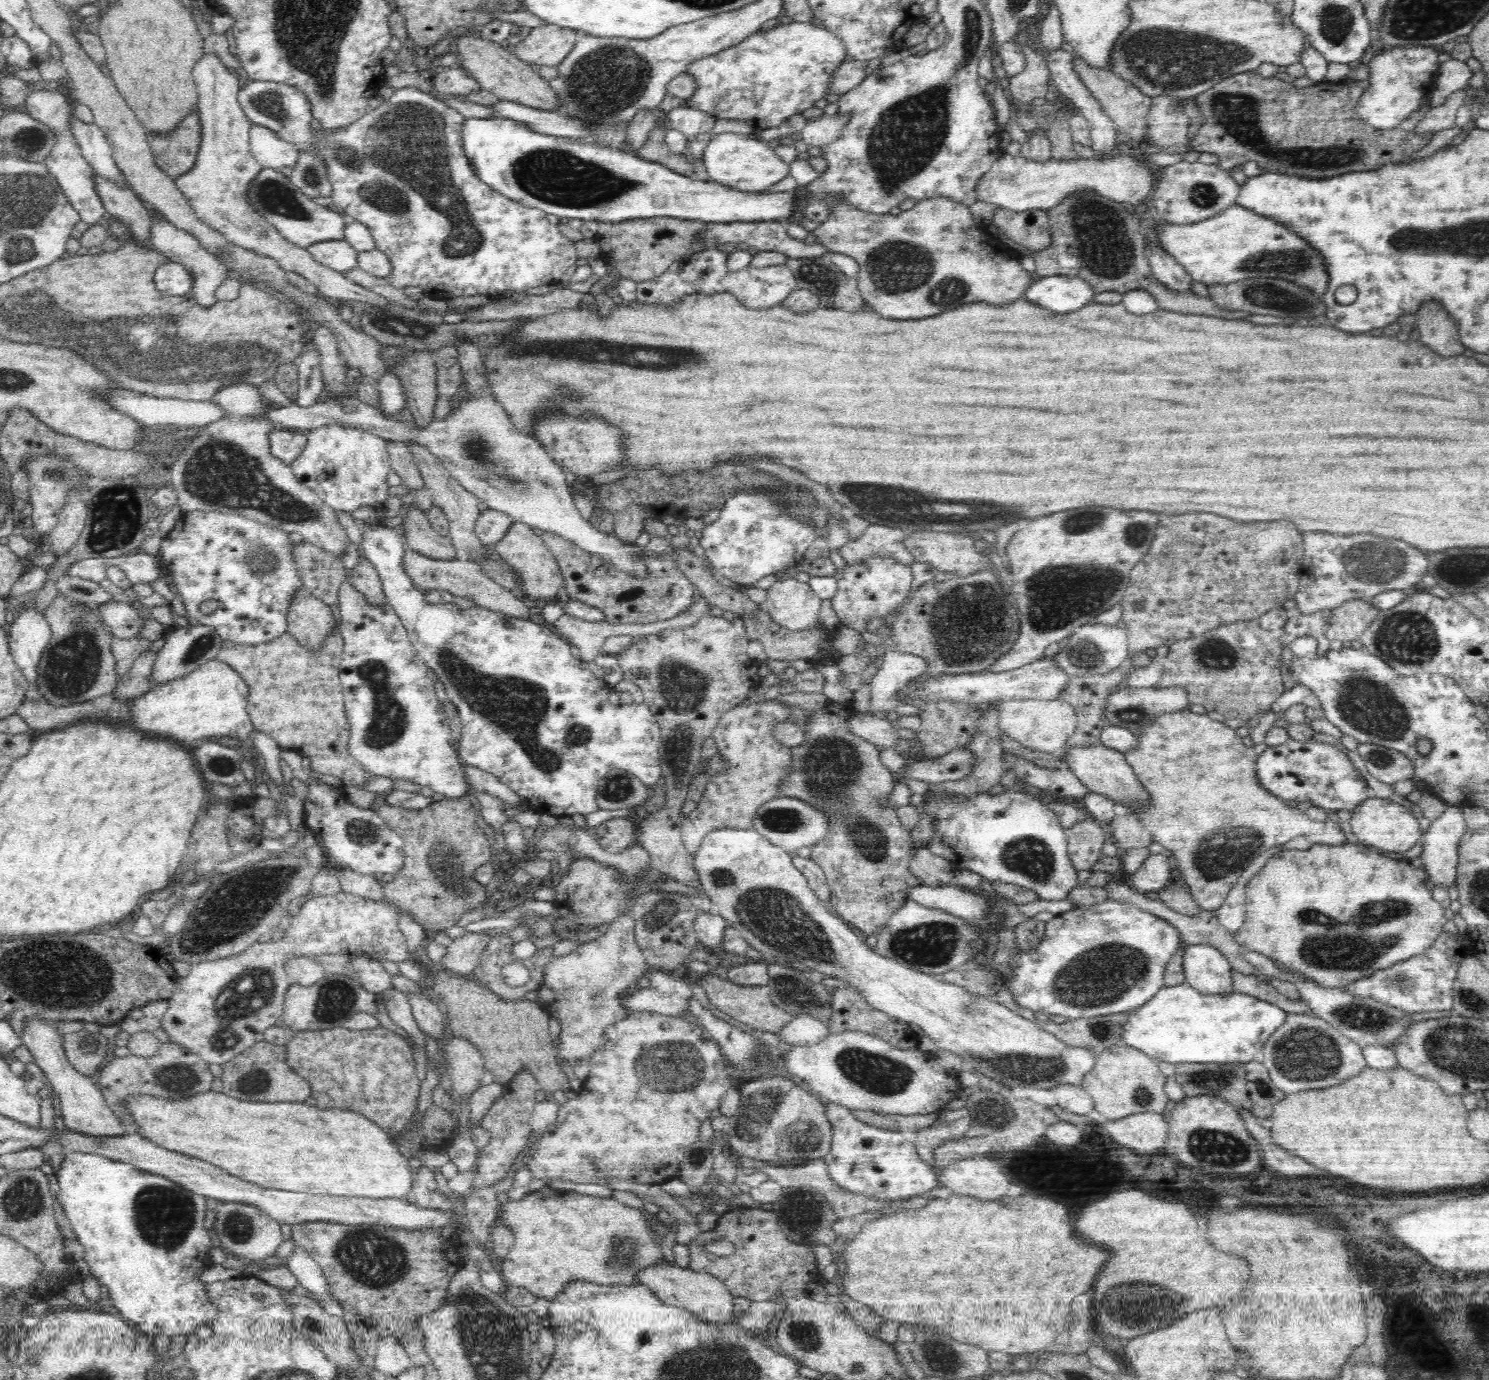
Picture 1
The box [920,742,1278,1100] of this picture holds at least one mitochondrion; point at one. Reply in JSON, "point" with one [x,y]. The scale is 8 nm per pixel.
{"point":[1107,974]}

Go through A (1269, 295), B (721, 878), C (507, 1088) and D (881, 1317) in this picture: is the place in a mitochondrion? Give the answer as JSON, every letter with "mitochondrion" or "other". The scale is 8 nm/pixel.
{"A":"mitochondrion","B":"mitochondrion","C":"other","D":"other"}

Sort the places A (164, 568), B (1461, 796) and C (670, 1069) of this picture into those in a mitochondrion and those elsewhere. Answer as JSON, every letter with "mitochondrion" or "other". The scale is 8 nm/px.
{"A":"other","B":"other","C":"mitochondrion"}

